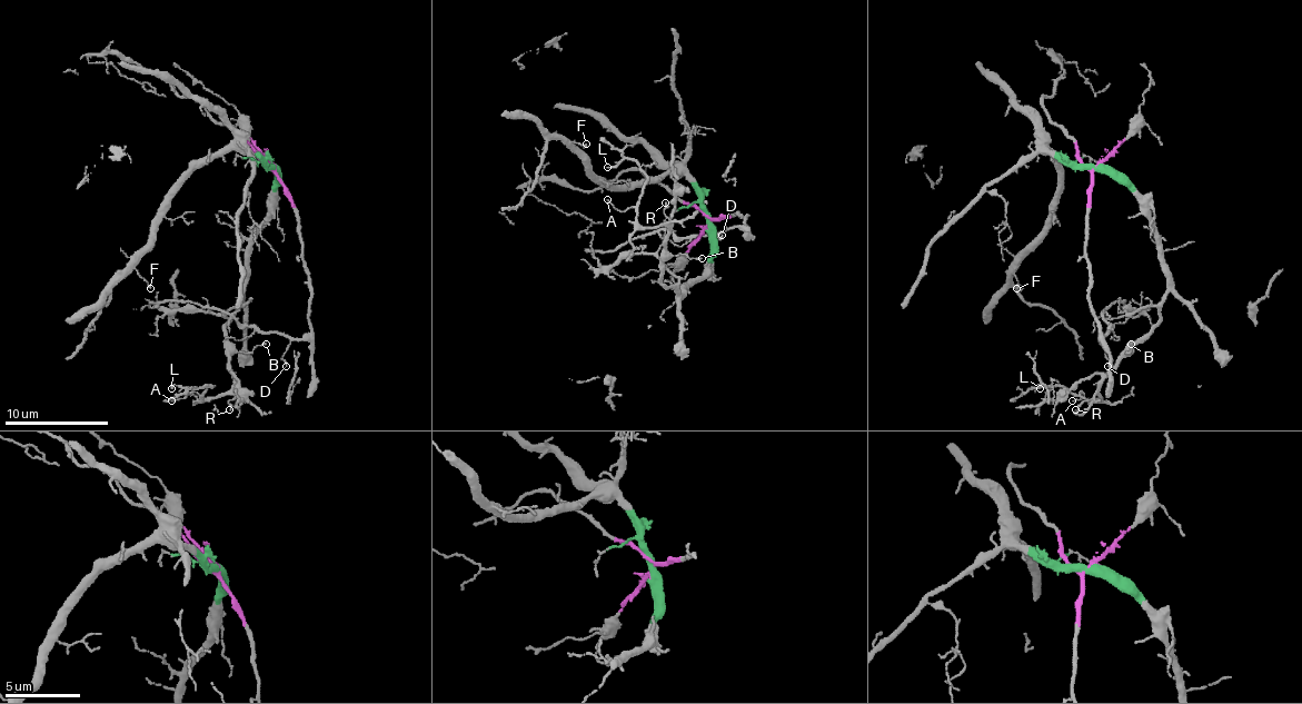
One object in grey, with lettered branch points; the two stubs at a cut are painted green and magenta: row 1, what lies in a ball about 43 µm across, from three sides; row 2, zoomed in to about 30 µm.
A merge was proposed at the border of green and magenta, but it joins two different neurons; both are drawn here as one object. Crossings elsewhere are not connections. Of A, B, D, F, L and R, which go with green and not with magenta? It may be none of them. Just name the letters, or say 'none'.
A, B, F, L, R

